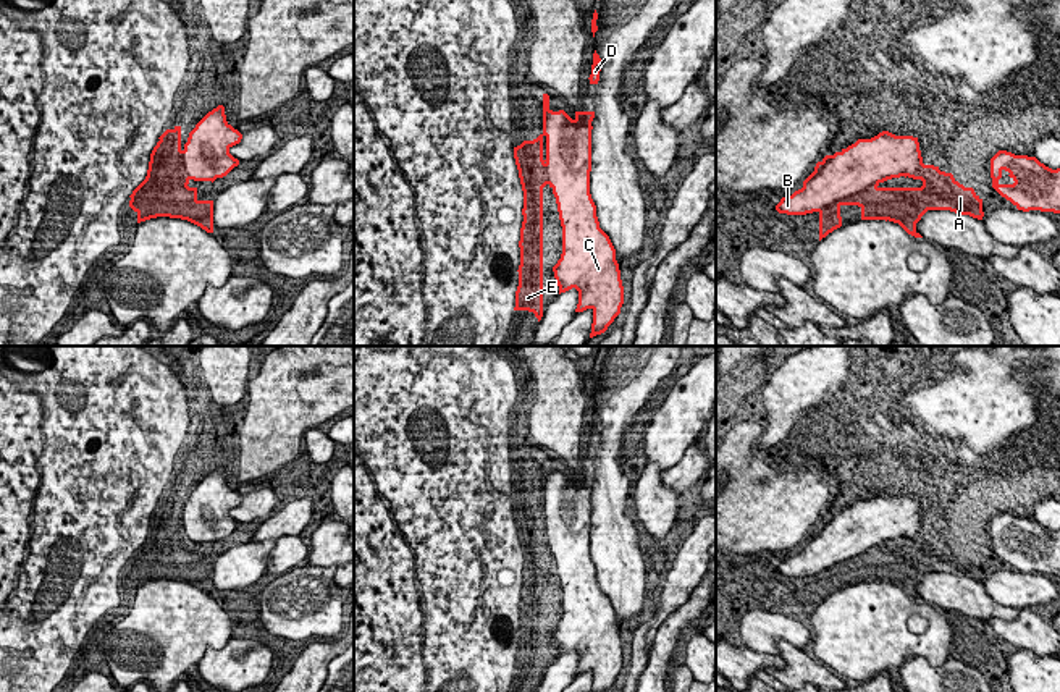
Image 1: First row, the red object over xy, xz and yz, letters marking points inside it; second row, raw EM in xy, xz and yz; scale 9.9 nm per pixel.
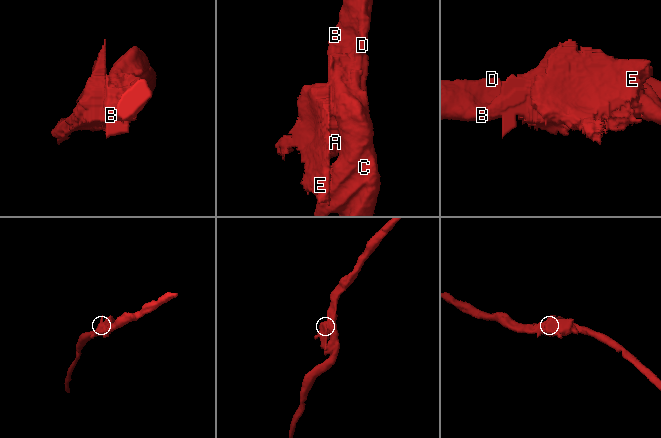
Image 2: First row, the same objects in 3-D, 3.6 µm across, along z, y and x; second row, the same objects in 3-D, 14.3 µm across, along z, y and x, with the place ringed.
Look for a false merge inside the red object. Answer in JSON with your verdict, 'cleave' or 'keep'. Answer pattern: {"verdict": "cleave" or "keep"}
{"verdict": "keep"}

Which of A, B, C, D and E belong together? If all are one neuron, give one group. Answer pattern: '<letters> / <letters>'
A B C D E

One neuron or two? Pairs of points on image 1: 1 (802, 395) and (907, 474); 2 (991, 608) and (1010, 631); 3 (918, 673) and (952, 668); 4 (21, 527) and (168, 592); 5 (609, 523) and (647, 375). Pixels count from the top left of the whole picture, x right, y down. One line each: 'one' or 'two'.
1: two
2: two
3: one
4: two
5: one

